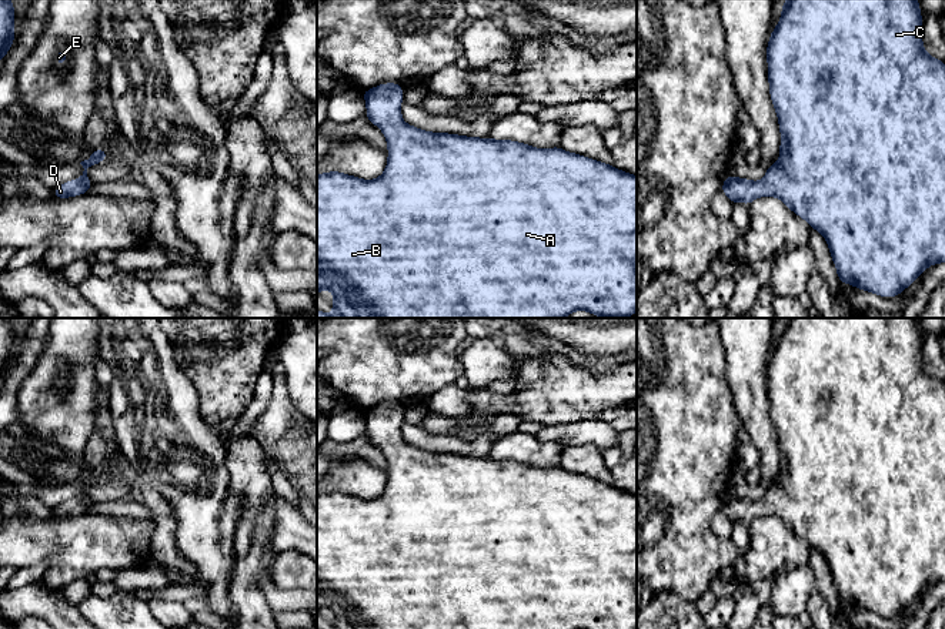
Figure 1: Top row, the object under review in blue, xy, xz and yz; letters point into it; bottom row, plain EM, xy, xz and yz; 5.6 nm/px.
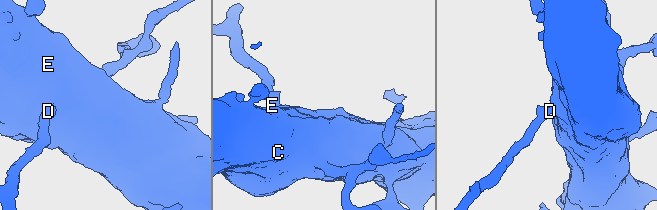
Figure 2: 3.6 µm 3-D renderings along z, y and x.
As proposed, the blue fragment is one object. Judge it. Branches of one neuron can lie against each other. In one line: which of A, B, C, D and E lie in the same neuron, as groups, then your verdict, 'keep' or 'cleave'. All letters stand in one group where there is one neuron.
A B C D E | keep

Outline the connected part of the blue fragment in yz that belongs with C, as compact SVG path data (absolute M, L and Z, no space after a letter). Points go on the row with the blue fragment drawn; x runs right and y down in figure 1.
M785 0L781 19L767 44L769 97L781 133L779 160L767 165L761 181L728 174L721 191L734 204L777 197L825 238L838 281L884 298L898 297L929 265L945 262L945 61L924 50L918 0Z

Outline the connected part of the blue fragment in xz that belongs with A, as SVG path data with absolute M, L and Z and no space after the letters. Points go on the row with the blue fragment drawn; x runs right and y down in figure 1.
M378 84L364 90L365 117L377 126L388 144L384 173L374 180L363 180L341 171L317 175L317 295L321 290L334 294L333 314L317 310L317 318L565 318L575 311L587 311L598 318L627 318L637 312L637 175L568 153L560 145L537 148L512 140L467 137L433 133L403 121L403 86Z

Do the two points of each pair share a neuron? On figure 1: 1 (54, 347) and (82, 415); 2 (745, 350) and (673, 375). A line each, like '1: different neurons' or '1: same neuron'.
1: same neuron
2: different neurons

